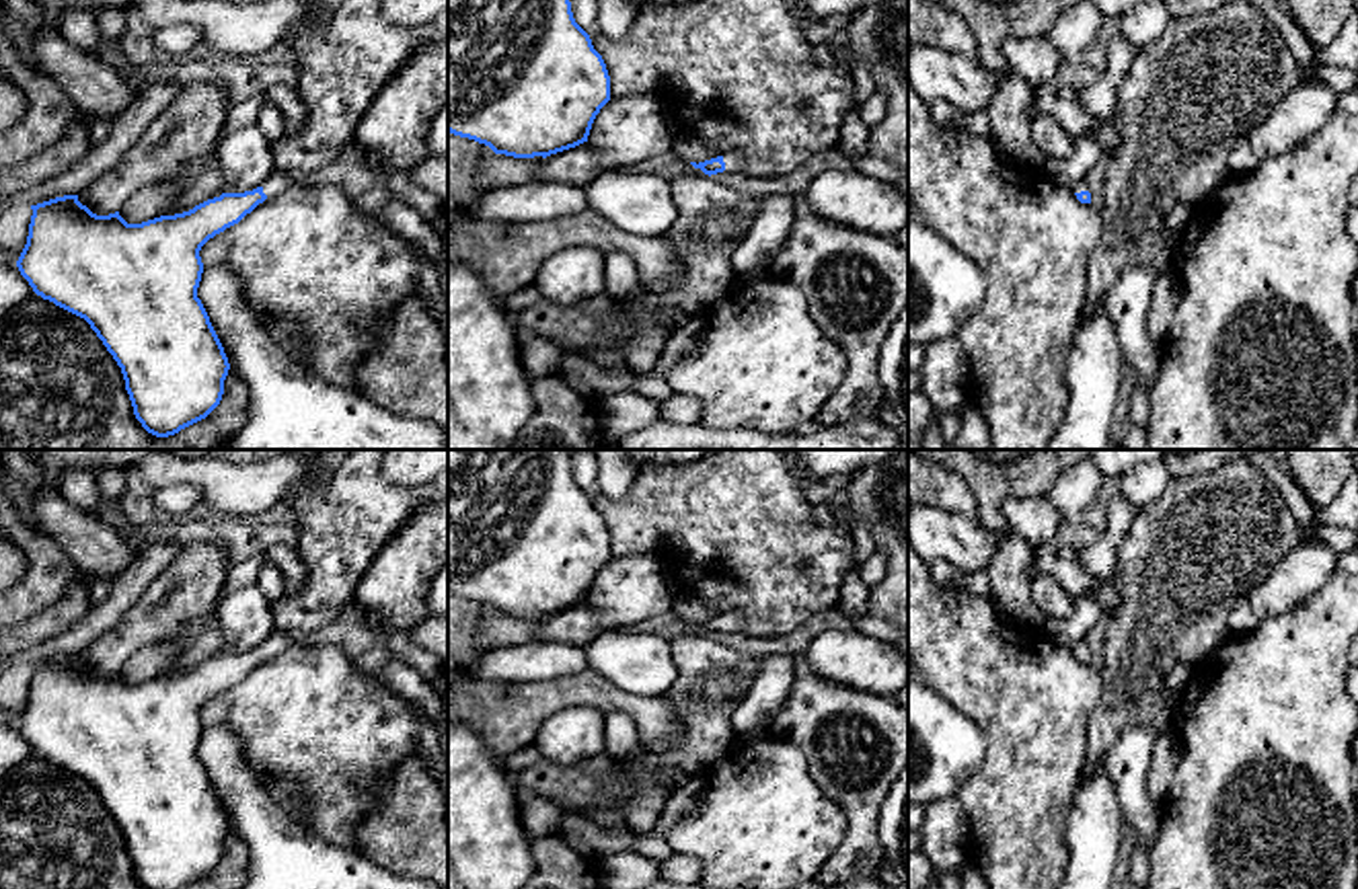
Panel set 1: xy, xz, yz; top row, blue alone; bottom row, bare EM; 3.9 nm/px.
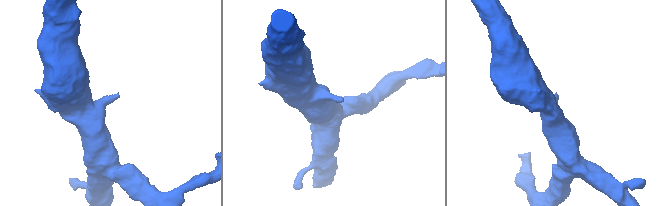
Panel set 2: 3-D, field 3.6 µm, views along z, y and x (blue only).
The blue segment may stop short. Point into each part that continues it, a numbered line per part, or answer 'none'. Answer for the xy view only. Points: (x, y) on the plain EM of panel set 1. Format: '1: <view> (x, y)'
1: xy (280, 639)

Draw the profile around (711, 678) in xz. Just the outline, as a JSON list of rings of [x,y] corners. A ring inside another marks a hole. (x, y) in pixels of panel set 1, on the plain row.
[[[696,632],[672,641],[672,661],[676,680],[666,698],[680,721],[672,749],[641,747],[623,762],[606,751],[575,764],[542,758],[516,774],[522,795],[579,811],[620,807],[635,834],[651,832],[670,797],[659,776],[699,776],[727,753],[738,739],[731,714],[760,665],[760,657]]]

